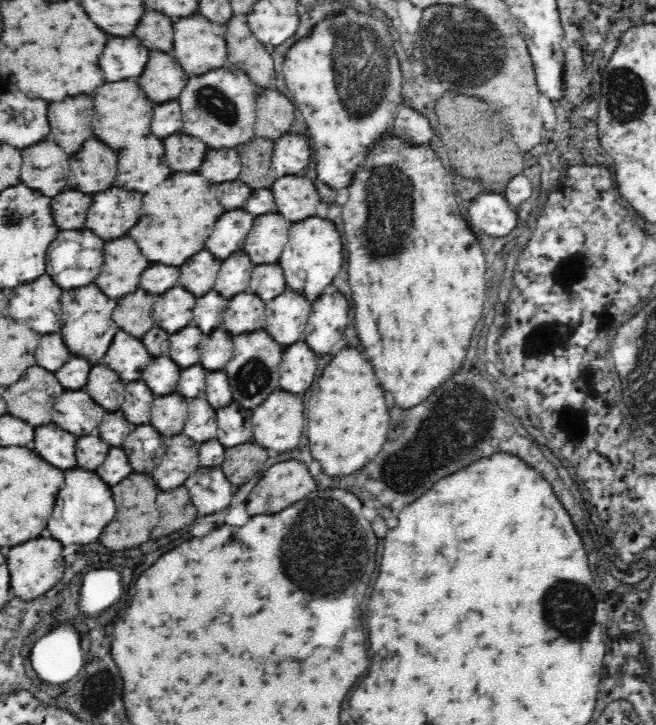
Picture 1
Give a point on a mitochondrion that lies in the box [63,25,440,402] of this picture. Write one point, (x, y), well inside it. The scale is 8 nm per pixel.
(387, 223)

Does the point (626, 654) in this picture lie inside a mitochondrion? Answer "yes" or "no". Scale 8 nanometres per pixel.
no

